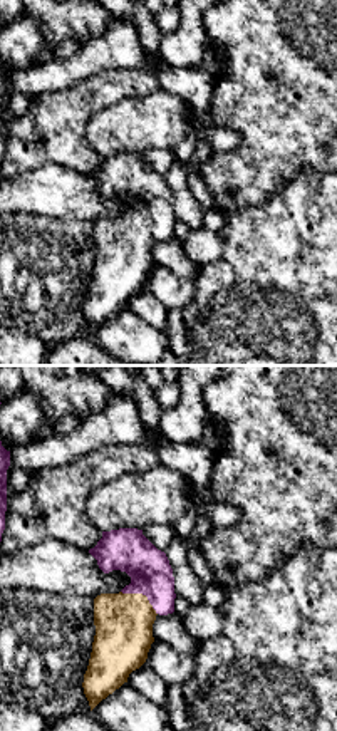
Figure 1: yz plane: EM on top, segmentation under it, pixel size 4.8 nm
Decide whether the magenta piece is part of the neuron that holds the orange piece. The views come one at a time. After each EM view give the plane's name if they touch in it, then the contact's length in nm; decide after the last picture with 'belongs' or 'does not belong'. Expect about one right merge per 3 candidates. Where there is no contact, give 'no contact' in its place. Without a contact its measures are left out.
meets orange in yz; contact 200 nm long

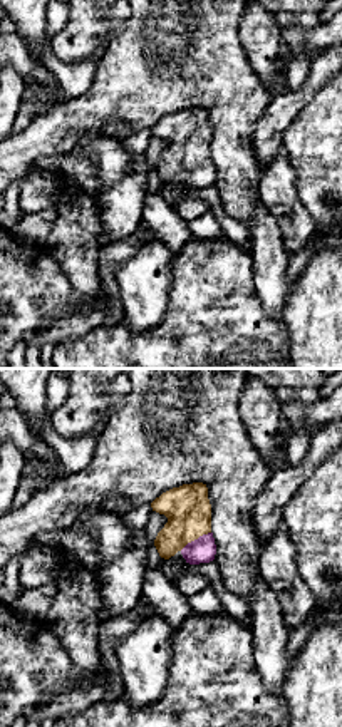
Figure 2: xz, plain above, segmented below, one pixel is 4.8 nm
meets orange in xz; contact 180 nm long

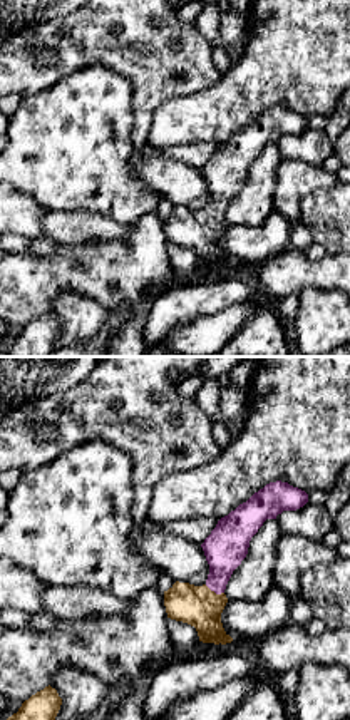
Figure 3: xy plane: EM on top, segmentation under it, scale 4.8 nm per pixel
meets orange in xy; contact 100 nm long

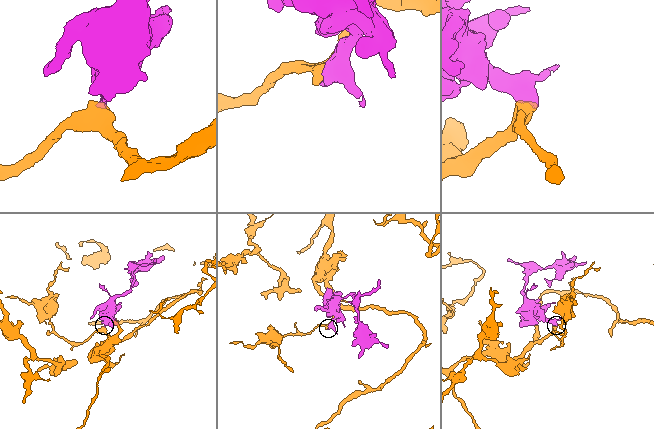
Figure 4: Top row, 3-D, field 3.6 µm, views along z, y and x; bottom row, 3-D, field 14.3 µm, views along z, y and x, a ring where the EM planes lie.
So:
belongs

